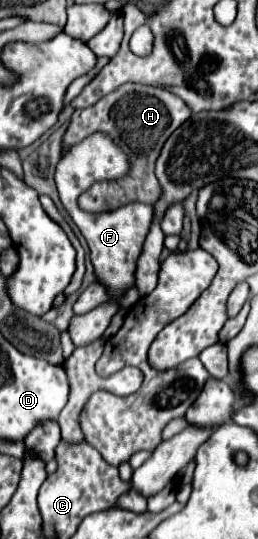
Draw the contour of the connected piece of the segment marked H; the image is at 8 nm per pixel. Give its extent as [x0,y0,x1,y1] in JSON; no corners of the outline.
[63,83,191,211]

